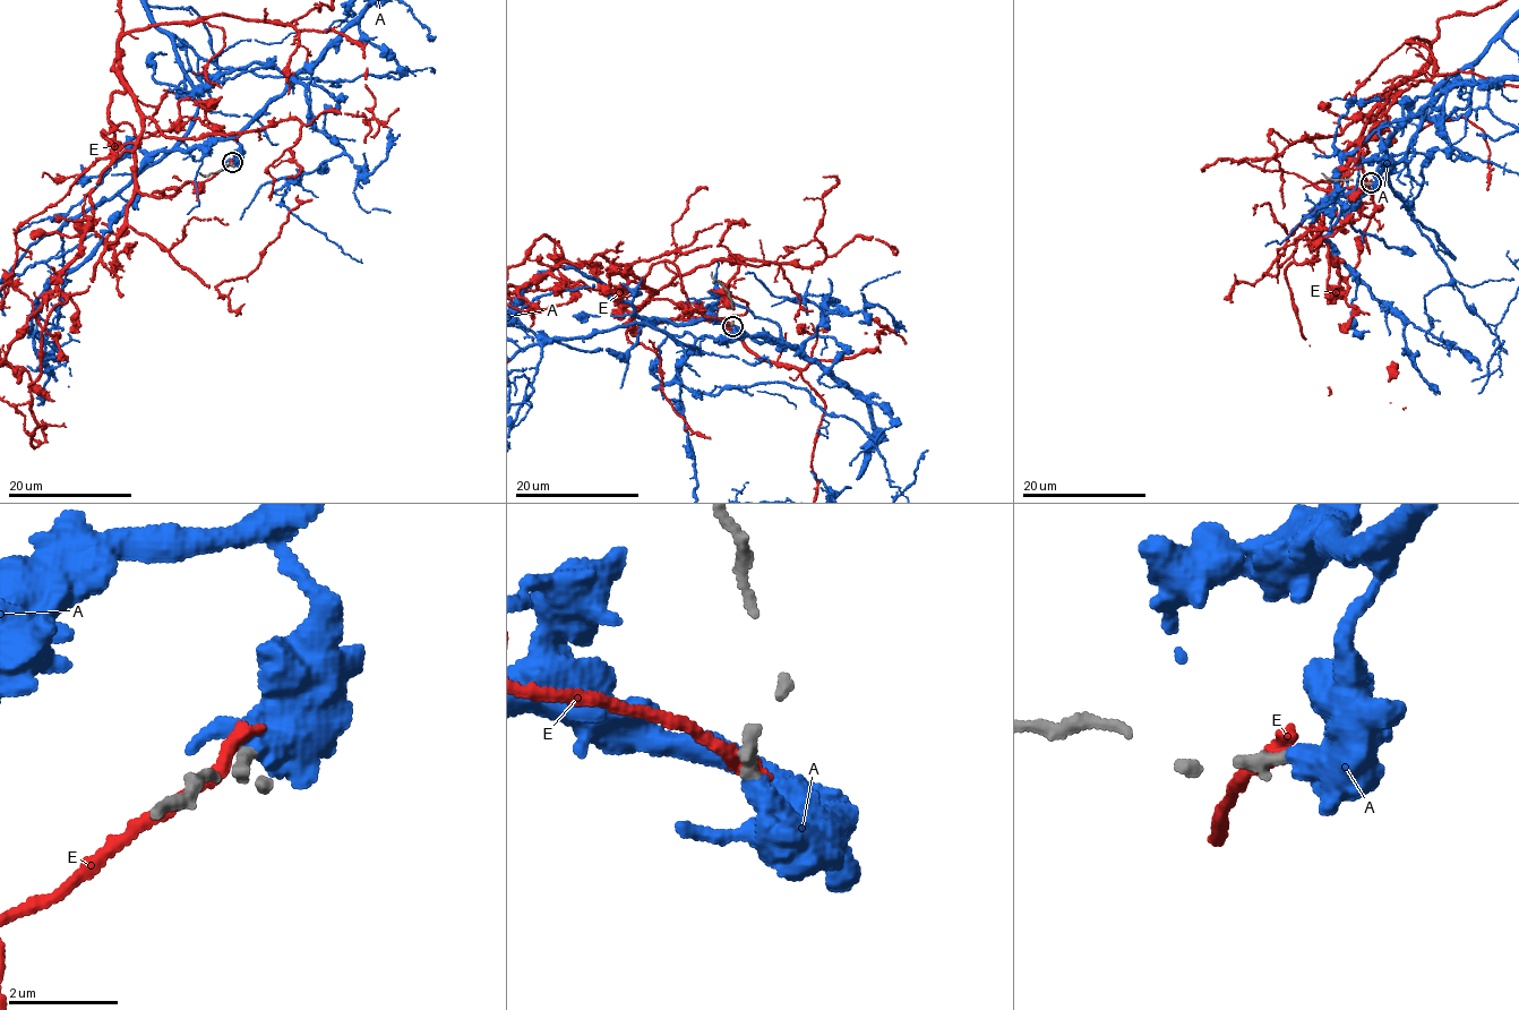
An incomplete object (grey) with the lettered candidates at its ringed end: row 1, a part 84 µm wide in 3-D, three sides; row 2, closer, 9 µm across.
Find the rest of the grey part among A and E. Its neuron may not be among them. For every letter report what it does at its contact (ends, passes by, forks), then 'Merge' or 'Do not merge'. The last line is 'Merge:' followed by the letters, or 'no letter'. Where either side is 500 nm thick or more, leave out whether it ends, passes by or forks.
A: It ends there. Merge
E: It ends there. Do not merge
Merge: A

